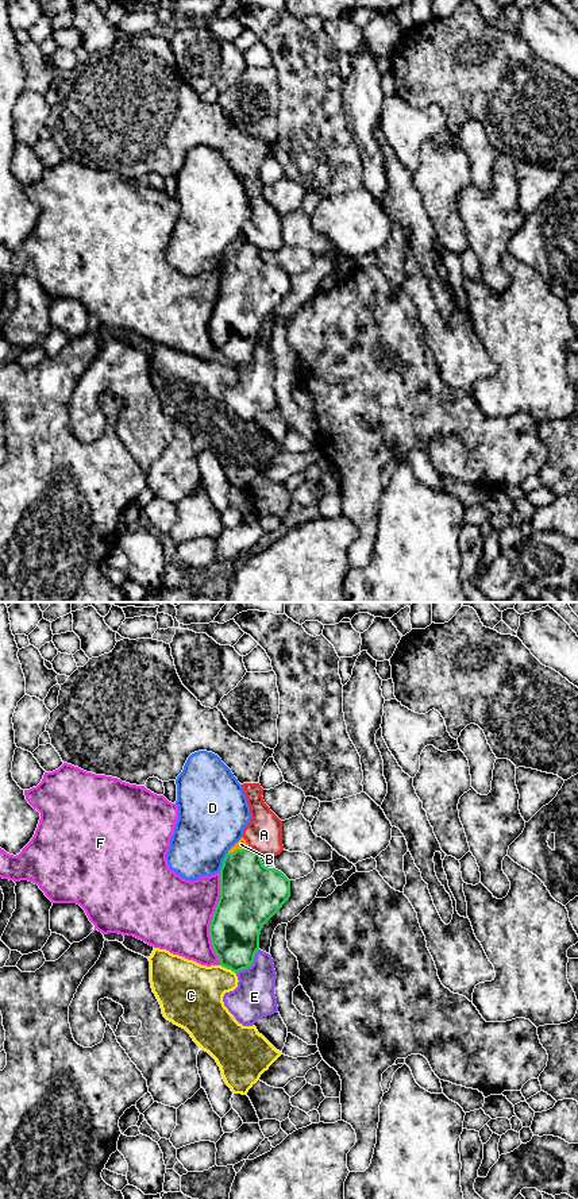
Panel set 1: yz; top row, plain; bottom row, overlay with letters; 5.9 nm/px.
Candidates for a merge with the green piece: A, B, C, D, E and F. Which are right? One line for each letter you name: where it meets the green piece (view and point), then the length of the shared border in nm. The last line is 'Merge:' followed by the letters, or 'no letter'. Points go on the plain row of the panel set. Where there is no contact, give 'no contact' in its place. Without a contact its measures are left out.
B: meets green in yz at (238, 245); contact 130 nm long
Merge: B

